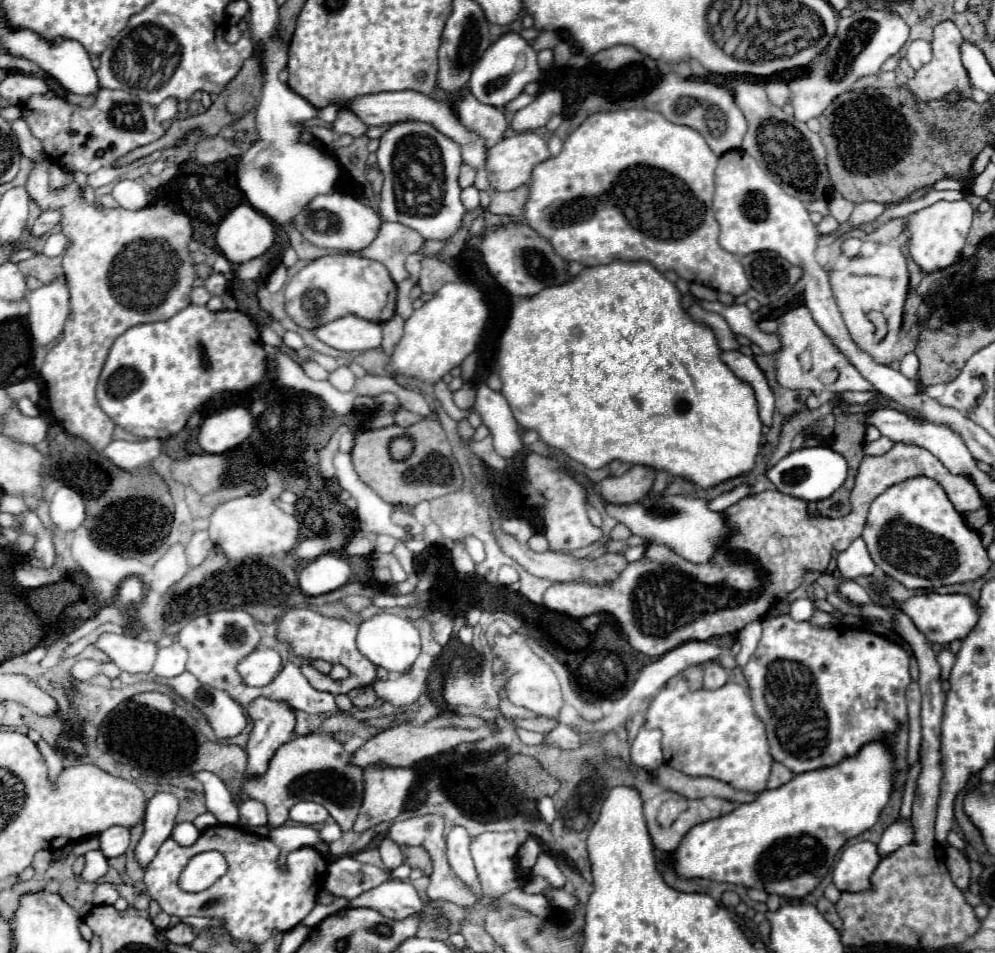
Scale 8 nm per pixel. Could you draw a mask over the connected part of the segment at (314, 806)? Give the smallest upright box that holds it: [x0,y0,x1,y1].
[289,801,329,825]

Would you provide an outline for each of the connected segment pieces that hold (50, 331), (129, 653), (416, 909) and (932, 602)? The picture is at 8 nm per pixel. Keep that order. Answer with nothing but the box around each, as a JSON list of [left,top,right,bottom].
[[29,277,69,345],[93,633,157,675],[349,879,427,919],[897,593,979,645]]

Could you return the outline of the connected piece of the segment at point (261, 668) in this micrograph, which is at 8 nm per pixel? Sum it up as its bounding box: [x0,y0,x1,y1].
[239,647,281,685]

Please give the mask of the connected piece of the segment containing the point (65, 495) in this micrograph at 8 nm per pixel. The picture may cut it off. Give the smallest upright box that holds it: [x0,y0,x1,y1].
[49,485,85,533]

